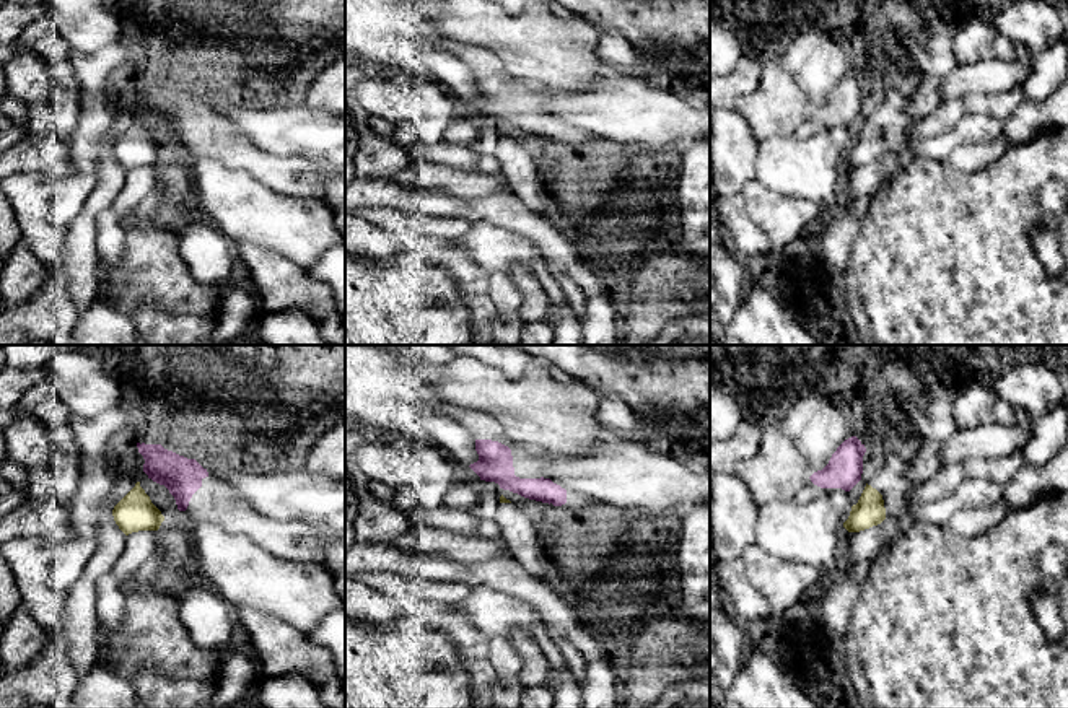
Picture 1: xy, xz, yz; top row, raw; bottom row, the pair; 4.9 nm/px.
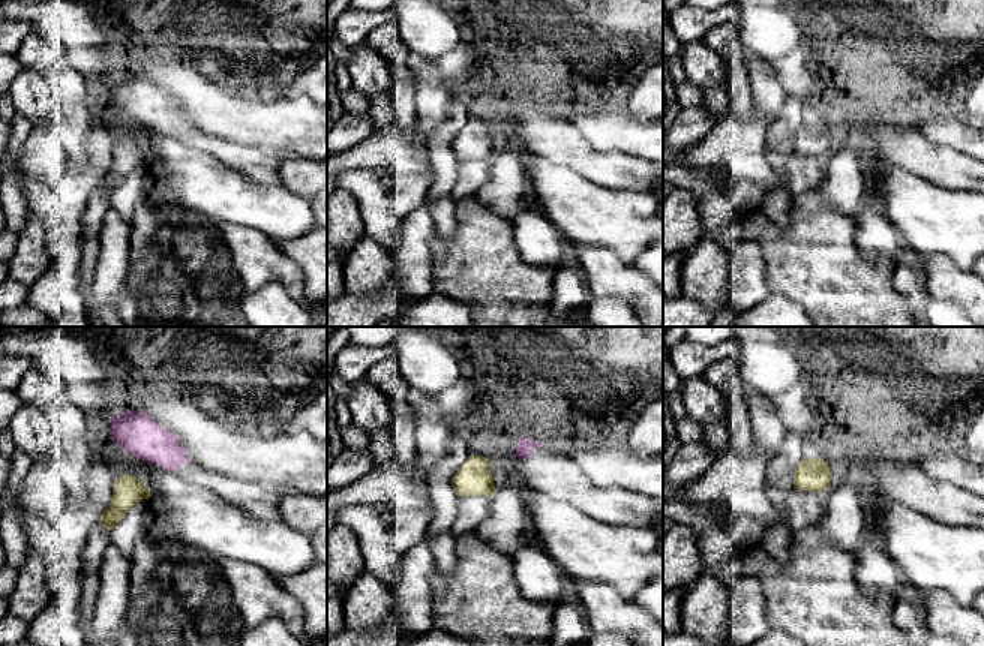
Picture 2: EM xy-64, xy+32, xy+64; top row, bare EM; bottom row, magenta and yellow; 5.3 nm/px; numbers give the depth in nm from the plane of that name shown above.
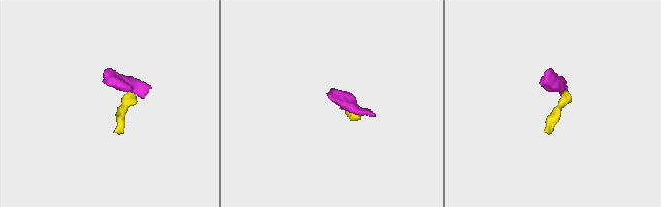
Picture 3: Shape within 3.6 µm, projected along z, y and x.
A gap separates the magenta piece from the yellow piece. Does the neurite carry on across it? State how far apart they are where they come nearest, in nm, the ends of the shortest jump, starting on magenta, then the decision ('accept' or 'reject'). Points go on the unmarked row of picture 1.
30 nm | xz (503, 124), (502, 131) | reject

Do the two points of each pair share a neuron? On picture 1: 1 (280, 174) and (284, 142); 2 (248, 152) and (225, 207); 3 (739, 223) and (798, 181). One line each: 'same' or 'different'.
1: different
2: different
3: different

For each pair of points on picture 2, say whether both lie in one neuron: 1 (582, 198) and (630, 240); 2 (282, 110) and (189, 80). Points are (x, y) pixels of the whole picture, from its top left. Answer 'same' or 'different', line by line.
1: same
2: same

